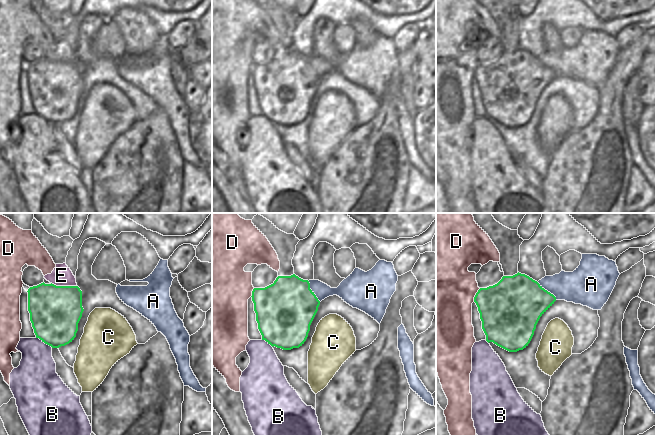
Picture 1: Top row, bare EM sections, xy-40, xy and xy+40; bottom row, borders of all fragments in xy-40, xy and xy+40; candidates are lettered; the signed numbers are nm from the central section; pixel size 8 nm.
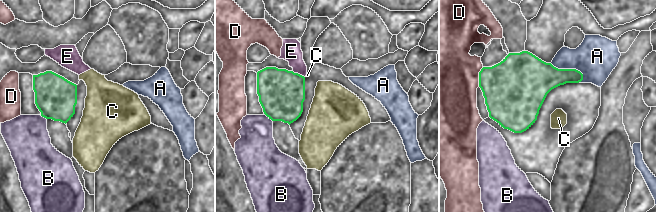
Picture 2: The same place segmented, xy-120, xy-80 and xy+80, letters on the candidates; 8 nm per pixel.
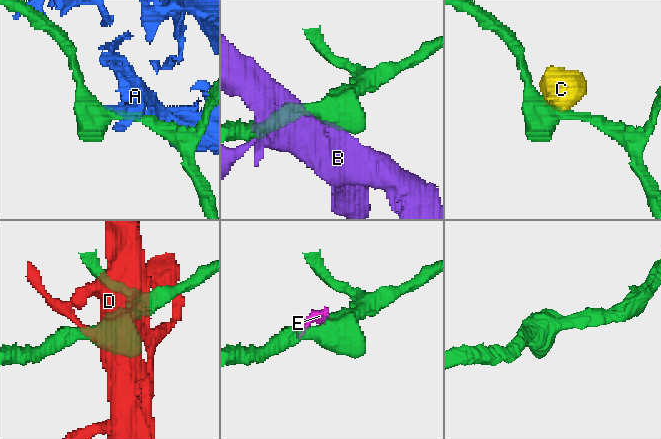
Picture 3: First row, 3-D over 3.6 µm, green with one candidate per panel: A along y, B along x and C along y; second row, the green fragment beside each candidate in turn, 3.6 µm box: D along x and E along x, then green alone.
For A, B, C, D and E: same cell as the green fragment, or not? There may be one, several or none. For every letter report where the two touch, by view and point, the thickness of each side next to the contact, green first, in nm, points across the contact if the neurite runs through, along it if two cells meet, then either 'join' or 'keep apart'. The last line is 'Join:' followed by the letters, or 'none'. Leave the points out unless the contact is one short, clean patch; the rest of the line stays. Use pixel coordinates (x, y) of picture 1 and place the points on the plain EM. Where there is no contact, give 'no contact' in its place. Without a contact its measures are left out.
A: contact xy+40 (546, 66); calibres 420 and 260 nm; keep apart
B: contact xy-40 (44, 118); calibres 400 and 300 nm; keep apart
C: no contact; keep apart
D: contact xy+40 (475, 71); calibres 400 and 480 nm; keep apart
E: contact xy-40 (64, 62); calibres 420 and 160 nm; keep apart
Join: none

